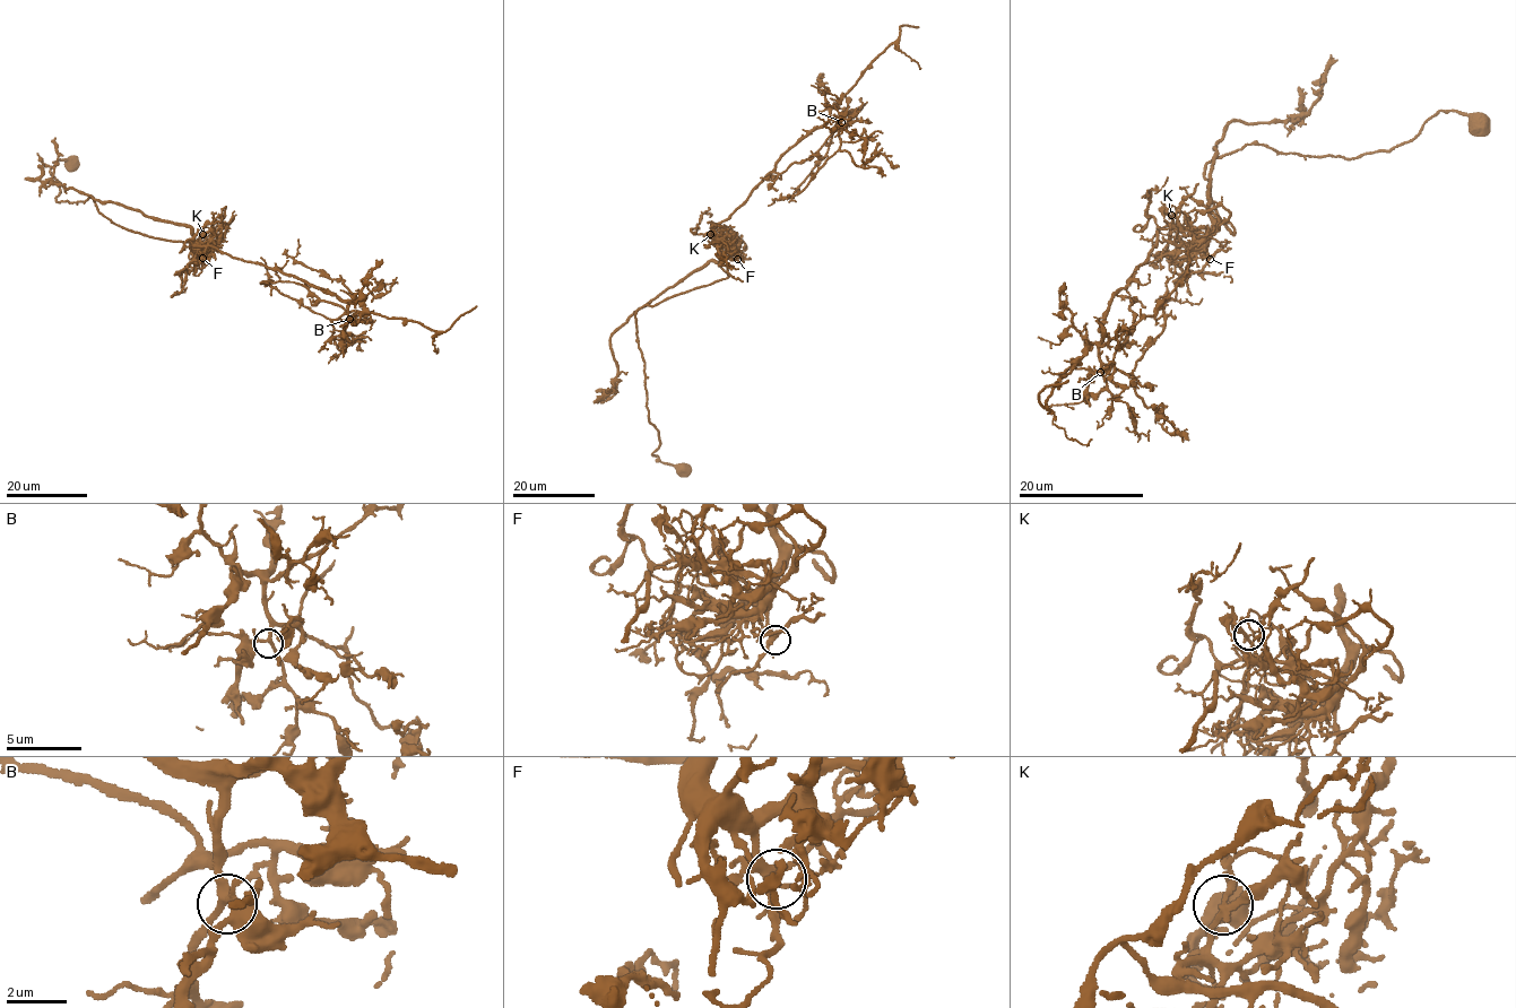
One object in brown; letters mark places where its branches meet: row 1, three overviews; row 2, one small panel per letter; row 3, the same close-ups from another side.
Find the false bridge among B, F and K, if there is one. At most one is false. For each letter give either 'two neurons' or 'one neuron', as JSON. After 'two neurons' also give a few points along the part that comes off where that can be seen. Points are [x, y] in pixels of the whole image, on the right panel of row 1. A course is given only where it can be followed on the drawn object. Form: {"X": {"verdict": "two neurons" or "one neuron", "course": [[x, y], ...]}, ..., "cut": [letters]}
{"B": {"verdict": "one neuron"}, "F": {"verdict": "one neuron"}, "K": {"verdict": "two neurons", "course": [[1171, 216], [1115, 292], [1100, 341], [1086, 344], [1042, 406], [1046, 387], [1068, 380]]}, "cut": ["K"]}

